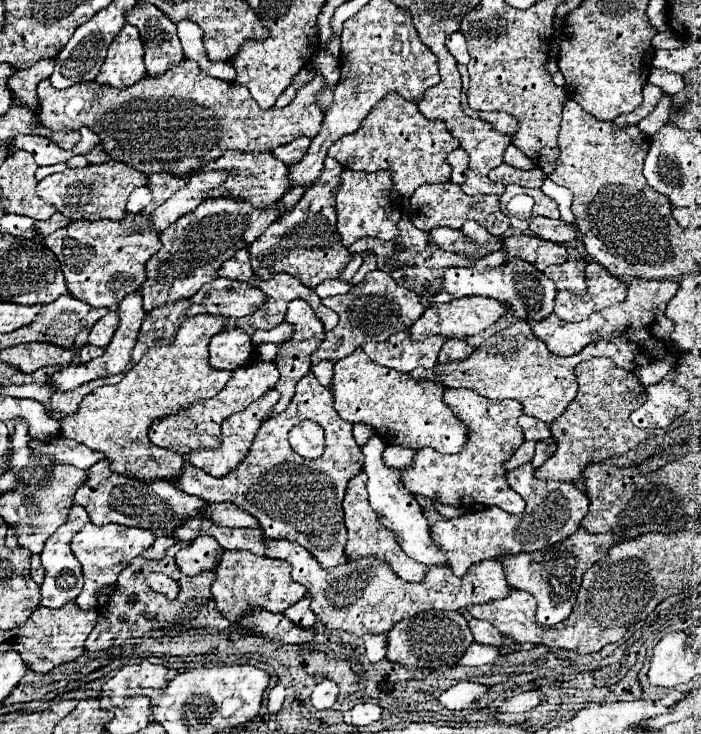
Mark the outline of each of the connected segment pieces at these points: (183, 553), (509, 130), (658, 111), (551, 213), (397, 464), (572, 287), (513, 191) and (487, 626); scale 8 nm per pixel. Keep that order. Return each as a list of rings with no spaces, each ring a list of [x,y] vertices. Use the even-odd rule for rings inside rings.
[[[201,537],[201,539],[195,539],[189,547],[181,549],[175,555],[175,561],[177,561],[179,569],[183,569],[183,573],[189,573],[191,571],[191,563],[217,561],[217,553],[219,551],[223,551],[223,549],[219,547],[219,543],[215,543],[215,539]]]
[[[463,103],[463,113],[471,119],[483,119],[483,121],[491,123],[491,127],[495,127],[497,131],[507,133],[507,135],[513,135],[513,131],[517,131],[517,127],[519,127],[517,121],[507,113],[477,113],[477,111],[471,111],[467,107],[467,103]]]
[[[661,97],[659,105],[655,107],[653,113],[649,113],[645,119],[639,121],[639,129],[645,135],[653,135],[659,127],[663,127],[669,119],[669,107],[671,107],[671,97]]]
[[[527,191],[527,195],[531,195],[535,199],[535,205],[533,205],[533,217],[551,217],[551,219],[559,219],[559,207],[557,203],[547,197],[545,193],[539,193],[539,191]]]
[[[387,445],[385,453],[383,453],[383,459],[389,467],[393,469],[399,469],[403,473],[405,467],[411,465],[411,459],[413,459],[415,451],[413,449],[407,449],[407,447],[395,447],[395,445]]]
[[[569,261],[563,265],[551,265],[543,273],[557,285],[559,291],[571,291],[573,295],[585,295],[585,261]]]
[[[507,185],[505,187],[505,193],[501,195],[501,211],[507,215],[507,203],[509,203],[509,199],[513,197],[513,195],[517,195],[517,193],[525,193],[525,187],[517,187],[517,185]]]
[[[469,619],[469,629],[475,637],[477,643],[483,645],[497,645],[499,641],[503,641],[503,637],[499,635],[499,631],[495,631],[495,627],[487,621],[477,621],[477,619]]]

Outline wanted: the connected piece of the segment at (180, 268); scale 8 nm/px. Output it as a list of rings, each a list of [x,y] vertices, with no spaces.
[[[227,193],[203,201],[191,215],[177,219],[167,231],[159,233],[163,247],[151,257],[151,261],[147,261],[147,281],[141,287],[145,313],[151,313],[155,307],[193,297],[203,283],[217,277],[217,269],[223,261],[231,259],[235,251],[249,247],[273,221],[281,217],[281,211],[281,201],[255,207],[247,199]]]

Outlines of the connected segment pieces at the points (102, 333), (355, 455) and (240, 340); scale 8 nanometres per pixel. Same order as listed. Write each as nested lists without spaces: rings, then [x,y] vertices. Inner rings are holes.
[[[109,311],[103,319],[99,319],[93,325],[93,329],[89,333],[89,343],[95,345],[95,347],[107,347],[109,341],[111,341],[111,337],[113,337],[113,333],[115,333],[117,323],[119,323],[117,311]]]
[[[309,373],[307,377],[303,377],[303,381],[297,383],[291,405],[283,413],[269,417],[261,425],[247,459],[239,469],[233,471],[233,475],[215,479],[185,463],[183,469],[175,477],[171,477],[171,483],[189,495],[207,499],[209,503],[235,503],[237,507],[259,519],[265,537],[287,539],[303,545],[323,569],[343,565],[347,563],[347,557],[343,553],[347,541],[341,509],[343,487],[347,489],[349,479],[361,471],[363,453],[353,439],[353,425],[339,419],[337,411],[331,405],[331,391]],[[305,419],[317,421],[325,429],[325,451],[319,459],[299,457],[287,441],[289,431]]]
[[[227,329],[215,335],[209,345],[209,365],[213,369],[229,369],[235,371],[239,367],[249,365],[253,347],[251,347],[251,337],[243,329]]]

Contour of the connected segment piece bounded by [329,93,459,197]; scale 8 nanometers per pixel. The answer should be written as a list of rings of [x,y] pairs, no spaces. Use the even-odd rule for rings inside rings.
[[[389,93],[379,103],[375,103],[375,107],[367,113],[361,127],[355,133],[341,137],[329,147],[329,157],[337,159],[343,167],[353,169],[353,171],[365,171],[365,173],[381,171],[381,169],[391,171],[395,189],[403,197],[411,197],[415,189],[425,183],[447,183],[449,181],[451,165],[447,165],[445,159],[457,147],[459,147],[459,141],[447,131],[447,127],[443,127],[443,123],[423,119],[423,113],[417,109],[415,103],[407,103],[405,99],[401,99],[399,93]]]

